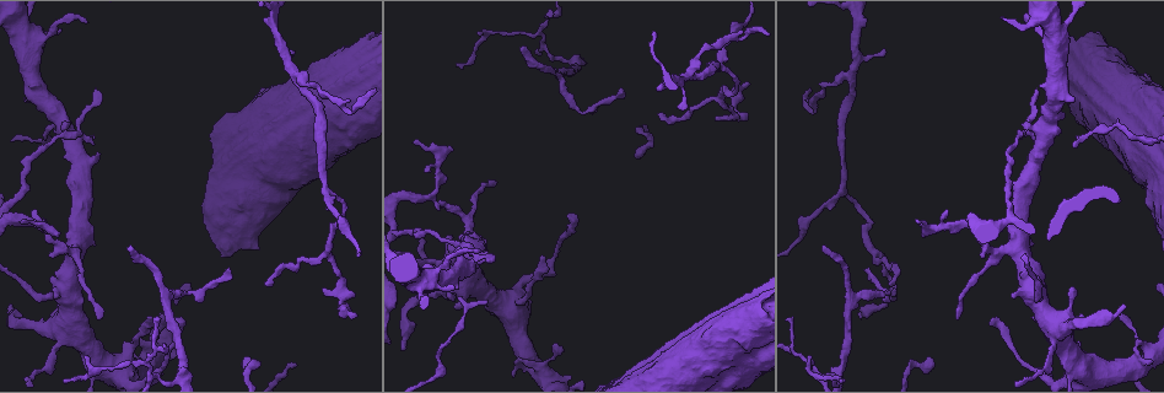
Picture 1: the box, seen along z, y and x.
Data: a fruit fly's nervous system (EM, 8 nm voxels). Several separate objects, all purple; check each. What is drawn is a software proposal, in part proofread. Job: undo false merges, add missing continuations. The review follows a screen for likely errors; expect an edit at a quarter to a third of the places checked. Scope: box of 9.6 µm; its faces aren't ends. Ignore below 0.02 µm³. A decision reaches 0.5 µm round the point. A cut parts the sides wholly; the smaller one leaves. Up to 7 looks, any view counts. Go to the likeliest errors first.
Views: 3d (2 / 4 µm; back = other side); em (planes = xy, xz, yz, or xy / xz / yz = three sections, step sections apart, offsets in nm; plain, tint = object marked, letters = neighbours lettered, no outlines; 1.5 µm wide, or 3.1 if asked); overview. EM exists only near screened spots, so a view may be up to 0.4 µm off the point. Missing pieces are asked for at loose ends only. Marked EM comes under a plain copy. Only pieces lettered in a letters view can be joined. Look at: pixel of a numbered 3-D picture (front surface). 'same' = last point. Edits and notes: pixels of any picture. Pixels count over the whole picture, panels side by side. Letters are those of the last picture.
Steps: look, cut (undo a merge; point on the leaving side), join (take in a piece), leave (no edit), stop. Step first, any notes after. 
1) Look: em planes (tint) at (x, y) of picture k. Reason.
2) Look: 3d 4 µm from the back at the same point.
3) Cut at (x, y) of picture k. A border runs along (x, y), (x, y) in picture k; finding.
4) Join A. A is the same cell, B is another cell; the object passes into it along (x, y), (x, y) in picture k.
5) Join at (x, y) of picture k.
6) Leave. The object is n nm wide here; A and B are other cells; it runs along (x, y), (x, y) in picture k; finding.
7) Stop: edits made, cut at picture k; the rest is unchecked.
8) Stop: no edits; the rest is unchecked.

Look: em planes (letters) at (826, 247) of picture 1. Tapers out.

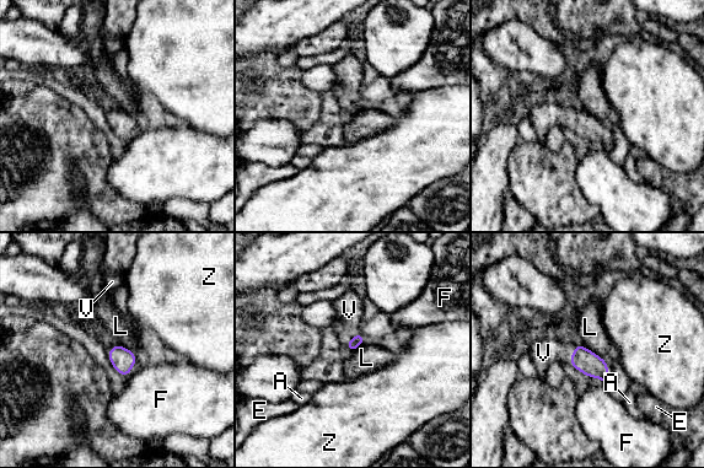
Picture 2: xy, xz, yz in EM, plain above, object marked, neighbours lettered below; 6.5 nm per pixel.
Join V. V is the same cell, A, E, F, L and Z are other cells; the object passes into it along (356, 340), (352, 338), (349, 310) in picture 2; it goes on there.

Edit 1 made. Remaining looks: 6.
Look: em planes (letters) at (447, 296) of picture 1. Branch stops here.

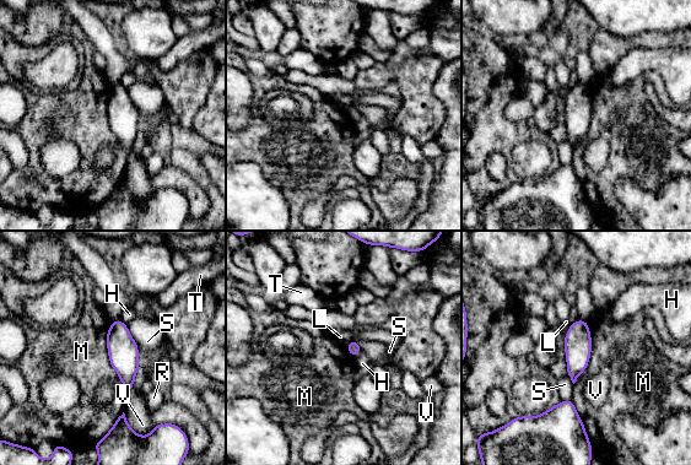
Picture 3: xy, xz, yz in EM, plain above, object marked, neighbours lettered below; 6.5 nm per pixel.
Leave. The object is 180 nm wide here; H, L, M, R, S, T and V are other cells; none of them fits.

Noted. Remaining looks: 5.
Look: em planes (letters) at (957, 319) of picture 1.

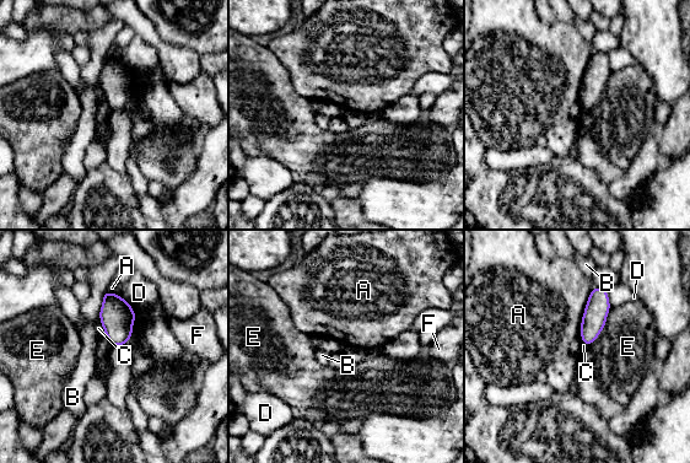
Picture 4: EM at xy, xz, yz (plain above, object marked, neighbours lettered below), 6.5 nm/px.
Leave. The object is 150 nm wide here; A, B, C, D, E and F are other cells; a border runs along (98, 319), (104, 332) in picture 4; none of them fits.

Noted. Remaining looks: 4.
Stop: edits made, join at picture 2; the rest is unchecked.

